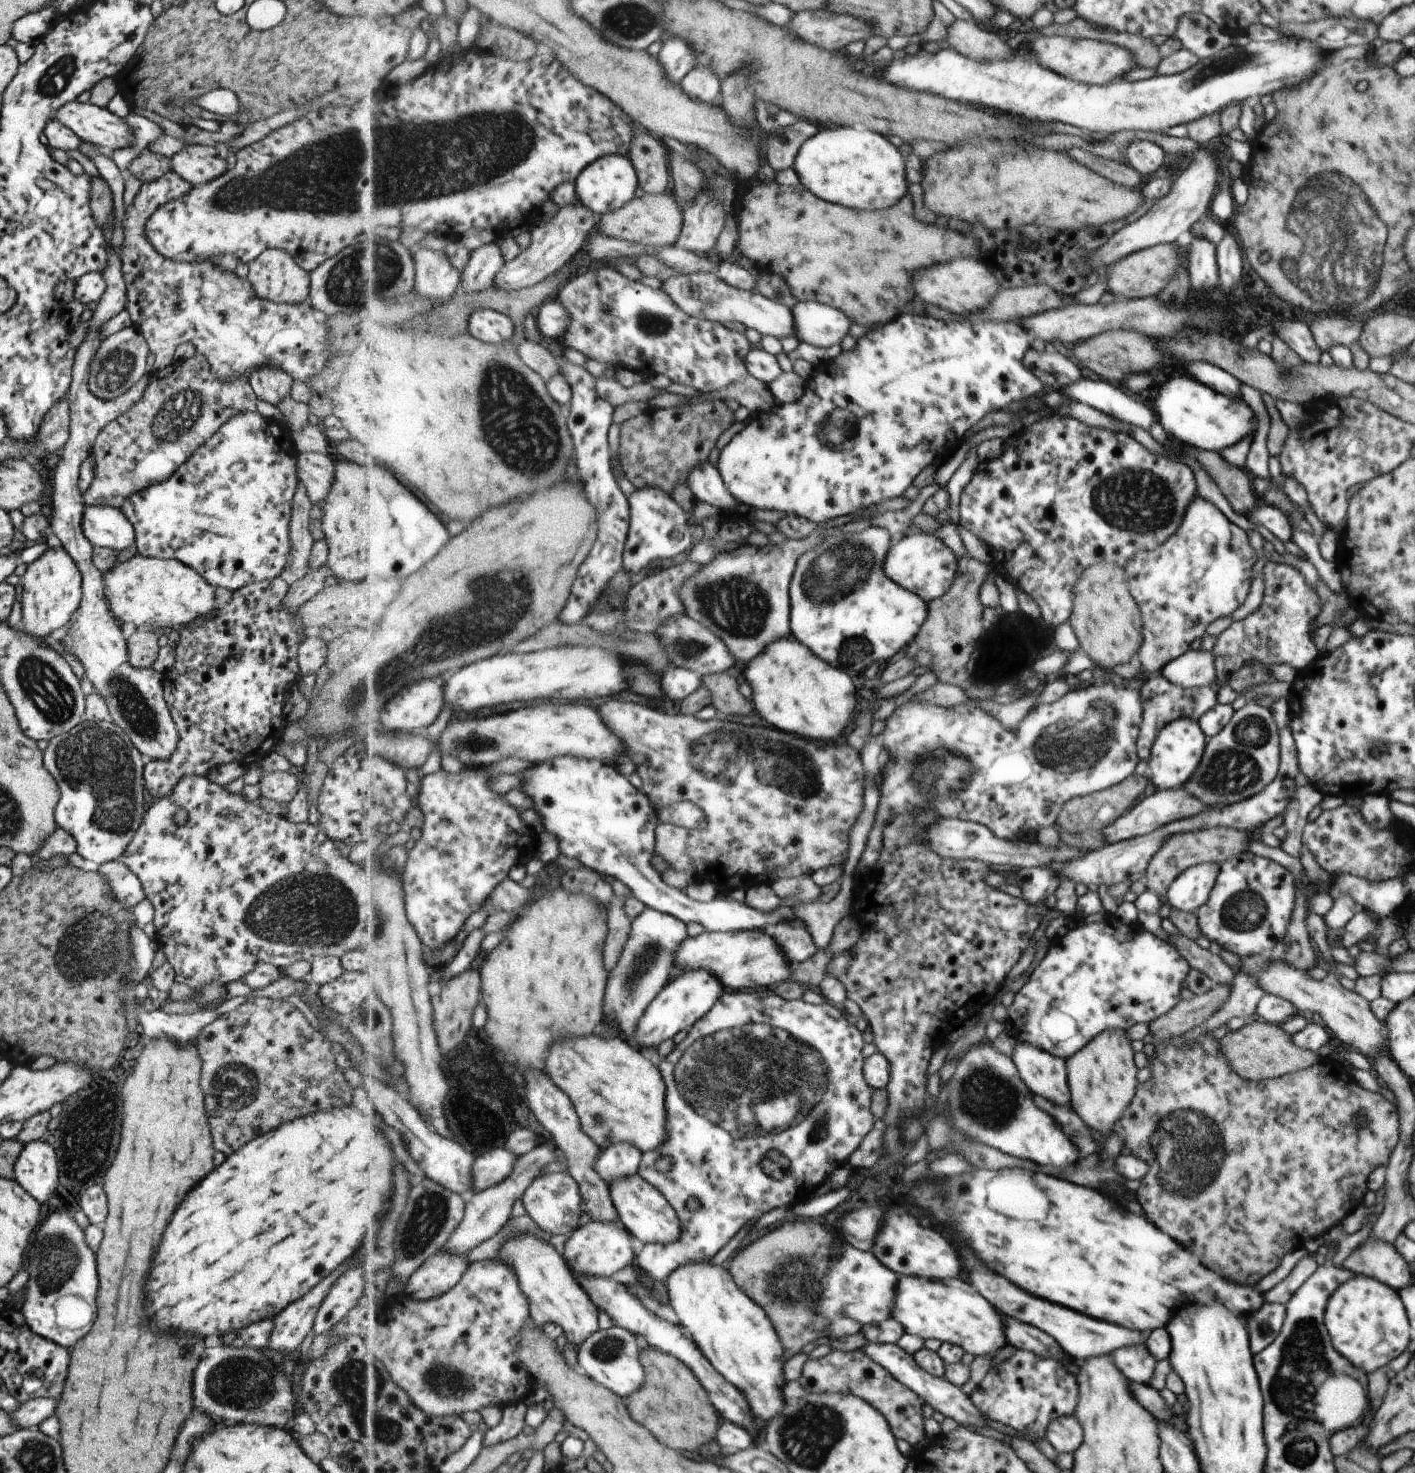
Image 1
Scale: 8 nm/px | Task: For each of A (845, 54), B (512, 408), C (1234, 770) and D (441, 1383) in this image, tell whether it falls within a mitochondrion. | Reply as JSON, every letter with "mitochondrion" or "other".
{"A":"other","B":"mitochondrion","C":"mitochondrion","D":"mitochondrion"}

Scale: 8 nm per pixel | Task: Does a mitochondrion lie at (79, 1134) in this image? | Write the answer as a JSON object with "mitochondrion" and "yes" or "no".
{"mitochondrion":"yes"}

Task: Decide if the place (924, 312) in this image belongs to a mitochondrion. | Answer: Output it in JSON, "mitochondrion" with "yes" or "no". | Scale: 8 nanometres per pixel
{"mitochondrion":"no"}

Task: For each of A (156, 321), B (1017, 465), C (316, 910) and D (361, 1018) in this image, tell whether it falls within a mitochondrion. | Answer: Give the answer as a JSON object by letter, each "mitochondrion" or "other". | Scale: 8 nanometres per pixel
{"A":"other","B":"other","C":"mitochondrion","D":"mitochondrion"}

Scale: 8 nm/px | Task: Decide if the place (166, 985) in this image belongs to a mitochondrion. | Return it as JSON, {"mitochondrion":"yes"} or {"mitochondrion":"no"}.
{"mitochondrion":"no"}

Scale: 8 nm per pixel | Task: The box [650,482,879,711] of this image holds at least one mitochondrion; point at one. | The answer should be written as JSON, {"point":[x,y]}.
{"point":[737,603]}

